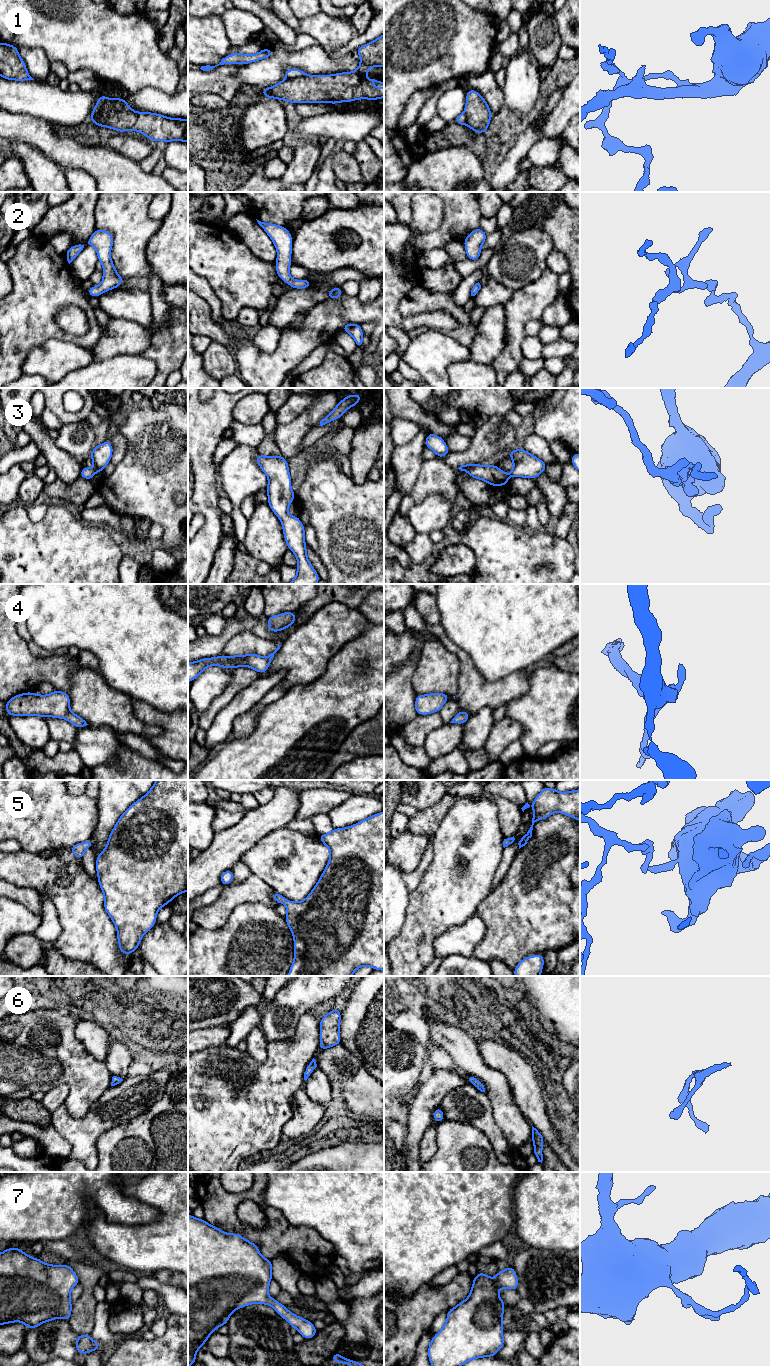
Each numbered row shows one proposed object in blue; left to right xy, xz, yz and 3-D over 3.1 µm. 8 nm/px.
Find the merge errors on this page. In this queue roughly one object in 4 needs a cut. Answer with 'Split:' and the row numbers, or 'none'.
Split: 1

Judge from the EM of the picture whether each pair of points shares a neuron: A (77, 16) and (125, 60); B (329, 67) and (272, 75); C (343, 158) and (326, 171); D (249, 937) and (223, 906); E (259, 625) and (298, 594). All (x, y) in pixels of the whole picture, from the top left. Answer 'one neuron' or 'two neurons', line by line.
A: one neuron
B: one neuron
C: two neurons
D: two neurons
E: two neurons

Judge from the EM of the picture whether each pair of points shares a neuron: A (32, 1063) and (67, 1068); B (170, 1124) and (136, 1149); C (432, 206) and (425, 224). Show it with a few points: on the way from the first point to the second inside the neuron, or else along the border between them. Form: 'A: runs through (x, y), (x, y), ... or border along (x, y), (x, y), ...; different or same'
A: runs through (41, 1057), (57, 1056), (60, 1059); same
B: runs through (162, 1128), (157, 1129), (144, 1141); same
C: runs through (428, 210), (425, 220); same

